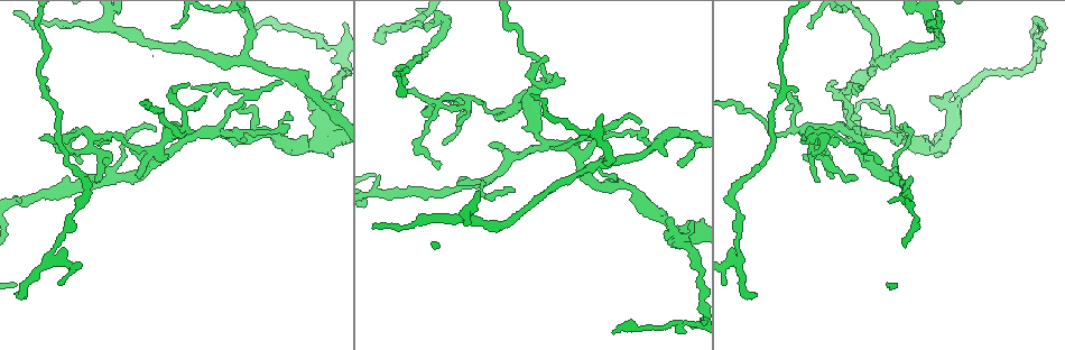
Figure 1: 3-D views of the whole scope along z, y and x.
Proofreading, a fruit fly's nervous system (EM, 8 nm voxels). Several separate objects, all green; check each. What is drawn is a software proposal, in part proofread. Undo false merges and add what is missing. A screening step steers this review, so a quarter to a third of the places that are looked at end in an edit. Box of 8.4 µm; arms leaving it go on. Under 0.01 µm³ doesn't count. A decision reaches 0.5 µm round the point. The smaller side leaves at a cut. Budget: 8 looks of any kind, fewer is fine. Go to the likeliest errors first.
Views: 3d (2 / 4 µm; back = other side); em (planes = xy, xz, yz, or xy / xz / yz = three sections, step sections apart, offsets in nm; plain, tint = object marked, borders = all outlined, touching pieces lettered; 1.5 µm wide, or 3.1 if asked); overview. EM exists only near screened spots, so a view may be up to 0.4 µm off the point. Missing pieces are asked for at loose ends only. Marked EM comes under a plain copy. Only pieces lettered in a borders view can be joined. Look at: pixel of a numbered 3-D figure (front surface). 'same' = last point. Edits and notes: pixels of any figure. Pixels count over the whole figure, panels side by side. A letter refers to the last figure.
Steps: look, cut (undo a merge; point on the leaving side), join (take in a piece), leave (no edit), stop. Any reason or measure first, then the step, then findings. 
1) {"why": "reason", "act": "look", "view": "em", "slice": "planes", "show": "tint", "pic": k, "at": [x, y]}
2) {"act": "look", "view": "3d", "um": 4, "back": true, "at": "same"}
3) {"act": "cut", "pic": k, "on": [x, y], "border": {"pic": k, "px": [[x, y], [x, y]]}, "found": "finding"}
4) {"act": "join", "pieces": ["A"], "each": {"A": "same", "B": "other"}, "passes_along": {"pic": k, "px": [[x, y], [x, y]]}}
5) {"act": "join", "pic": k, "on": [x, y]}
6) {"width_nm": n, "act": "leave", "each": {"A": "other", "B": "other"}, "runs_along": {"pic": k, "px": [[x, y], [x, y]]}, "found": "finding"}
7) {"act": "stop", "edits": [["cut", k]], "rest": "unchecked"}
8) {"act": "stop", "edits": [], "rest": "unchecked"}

{"act": "look", "view": "em", "slice": "planes", "show": "borders", "pic": 1, "at": [25, 296]}

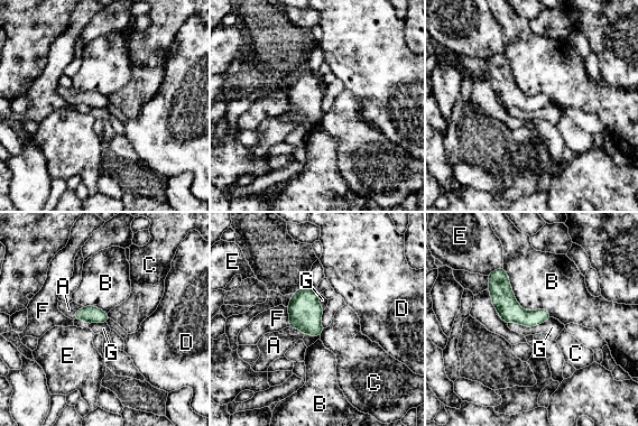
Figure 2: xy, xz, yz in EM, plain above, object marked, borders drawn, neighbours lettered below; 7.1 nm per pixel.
{"width_nm": 130, "act": "join", "pieces": ["A"], "each": {"A": "same", "B": "other", "C": "other", "D": "other", "E": "other", "F": "other", "G": "other"}, "passes_along": {"pic": 2, "px": [[90, 314], [75, 312], [68, 309]]}, "found": "it goes on there"}

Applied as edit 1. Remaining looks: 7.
{"act": "look", "view": "overview"}

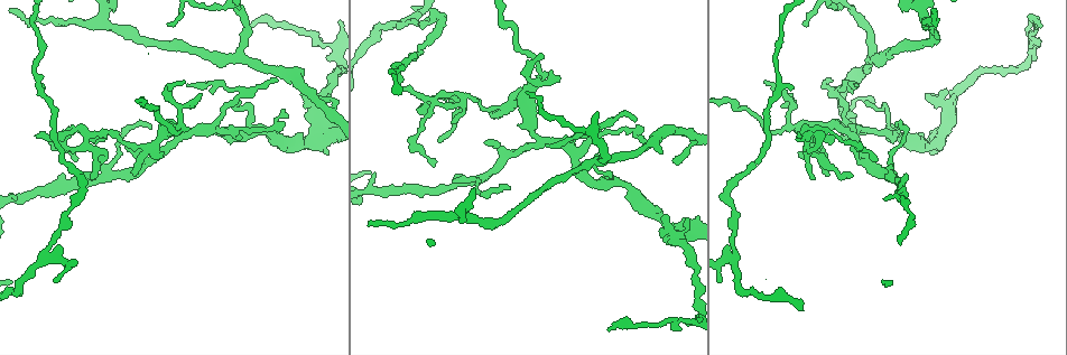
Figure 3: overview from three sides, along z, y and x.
{"why": "calibre changes", "act": "look", "view": "em", "slice": "planes", "show": "borders", "pic": 3, "at": [317, 125]}

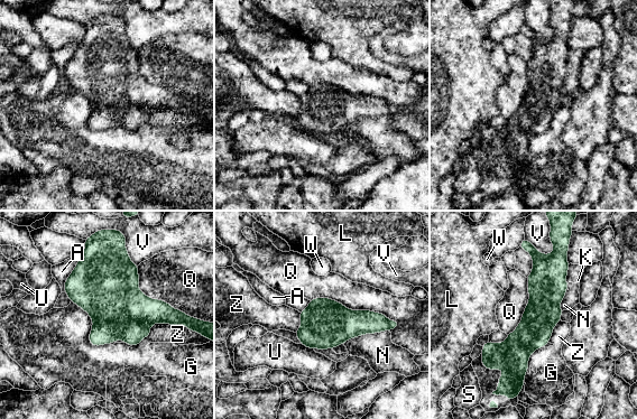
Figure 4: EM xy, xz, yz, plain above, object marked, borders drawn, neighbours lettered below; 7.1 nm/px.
{"width_nm": 240, "act": "leave", "each": {"A": "other", "G": "other", "K": "other", "L": "other", "N": "other", "Q": "other", "S": "other", "U": "other", "V": "other", "W": "other", "Z": "other"}, "runs_along": {"pic": 4, "px": [[550, 257], [520, 381]]}, "found": "one neuron here"}

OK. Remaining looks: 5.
{"why": "thin end", "act": "look", "view": "em", "slice": "planes", "show": "borders", "pic": 3, "at": [200, 93]}

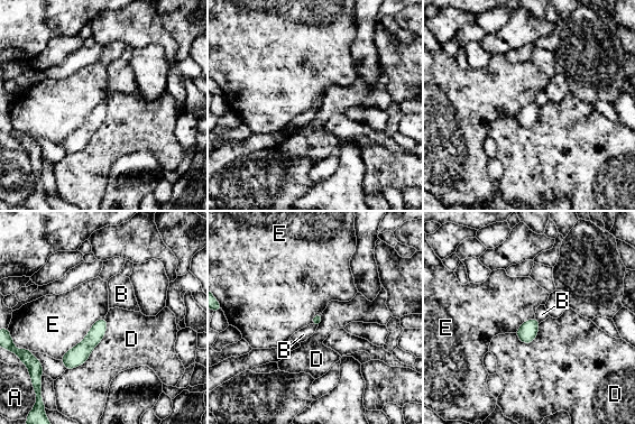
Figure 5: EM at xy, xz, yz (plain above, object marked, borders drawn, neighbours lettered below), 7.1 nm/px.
{"act": "leave", "each": {"A": "other", "B": "other", "D": "other", "E": "other"}, "border": {"pic": 5, "px": [[104, 316], [100, 318], [61, 359]]}, "found": "none of them fits"}

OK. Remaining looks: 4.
{"act": "stop", "edits": [["join", 2]], "rest": "unchecked"}

